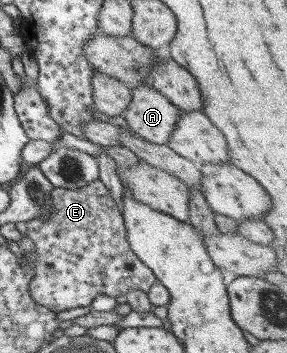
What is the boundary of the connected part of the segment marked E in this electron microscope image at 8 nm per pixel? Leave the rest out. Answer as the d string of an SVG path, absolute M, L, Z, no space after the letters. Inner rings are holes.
M100 181L76 190L53 187L50 200L52 209L47 216L26 222L26 238L34 243L34 252L24 262L32 268L28 291L37 305L57 314L90 306L98 295L116 298L133 289L146 292L158 282L130 250L121 213Z

